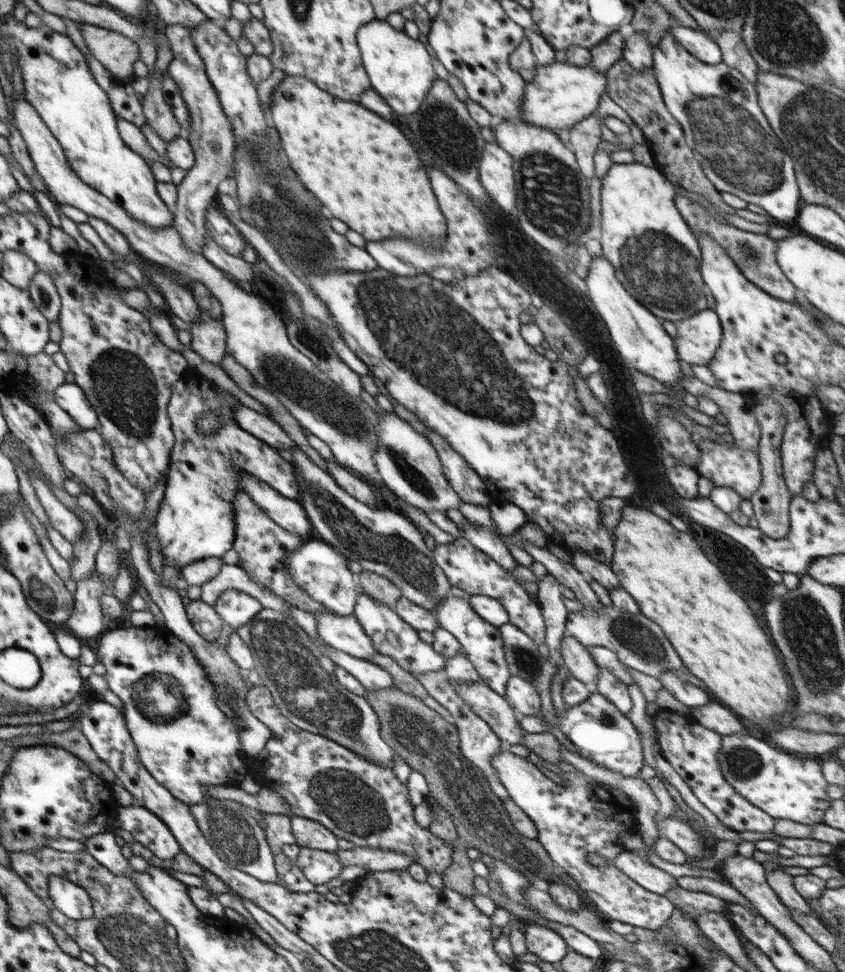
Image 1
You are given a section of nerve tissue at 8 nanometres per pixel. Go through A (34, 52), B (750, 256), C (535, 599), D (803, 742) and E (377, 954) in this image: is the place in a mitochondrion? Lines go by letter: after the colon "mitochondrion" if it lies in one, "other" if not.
A: other
B: mitochondrion
C: other
D: other
E: mitochondrion

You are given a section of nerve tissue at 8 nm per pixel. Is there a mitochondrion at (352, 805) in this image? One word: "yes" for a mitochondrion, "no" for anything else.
yes

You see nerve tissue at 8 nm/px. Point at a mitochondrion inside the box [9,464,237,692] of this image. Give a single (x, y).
(45, 595)

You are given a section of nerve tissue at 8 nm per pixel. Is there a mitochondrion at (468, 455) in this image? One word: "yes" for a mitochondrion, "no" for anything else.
no

